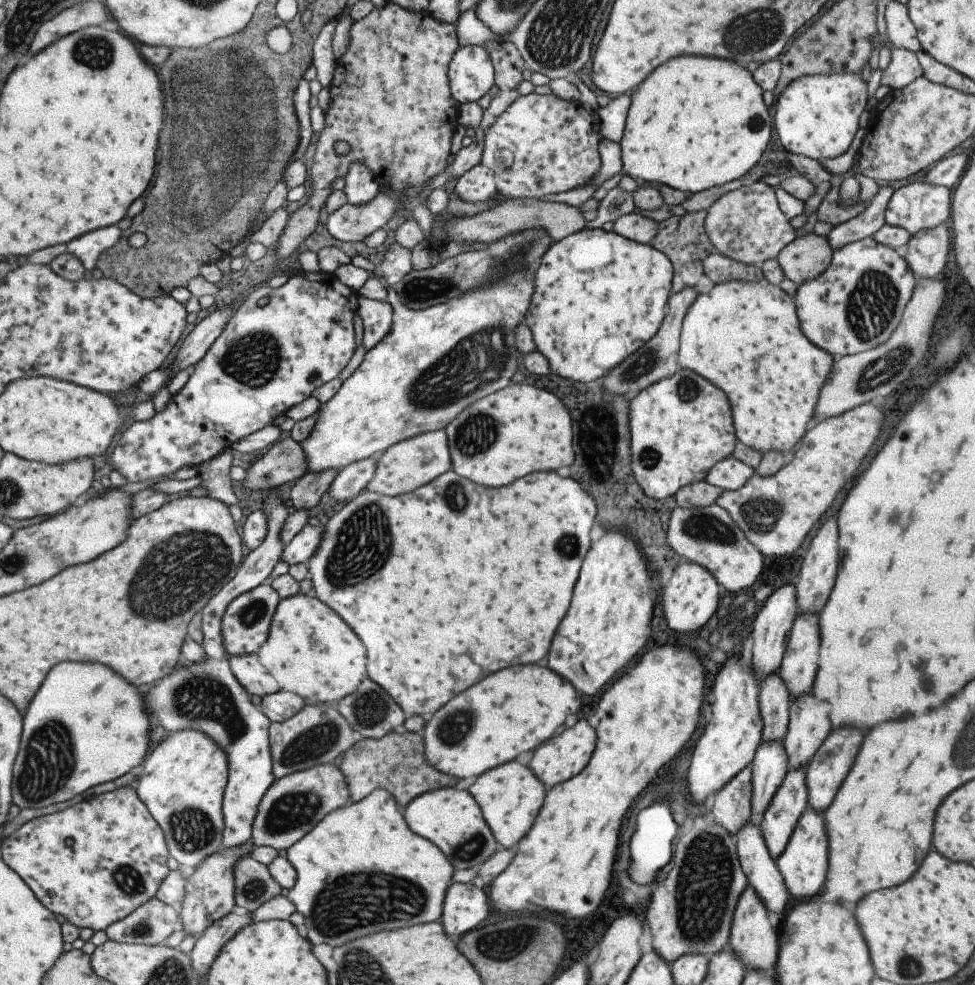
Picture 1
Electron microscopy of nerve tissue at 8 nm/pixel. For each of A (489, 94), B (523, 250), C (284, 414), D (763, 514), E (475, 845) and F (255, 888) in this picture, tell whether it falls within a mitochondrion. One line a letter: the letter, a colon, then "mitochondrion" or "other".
A: other
B: mitochondrion
C: other
D: mitochondrion
E: mitochondrion
F: mitochondrion

